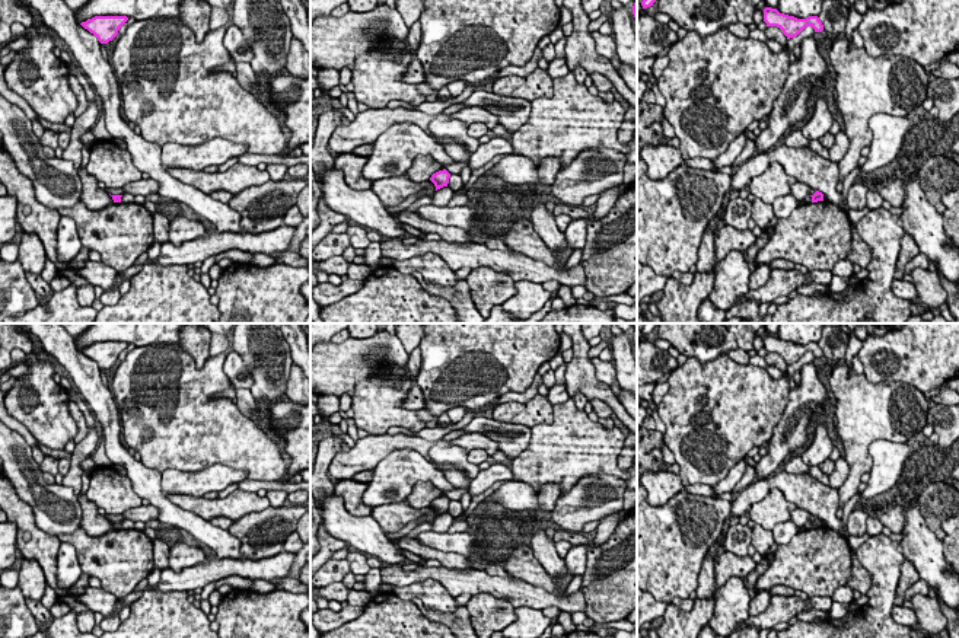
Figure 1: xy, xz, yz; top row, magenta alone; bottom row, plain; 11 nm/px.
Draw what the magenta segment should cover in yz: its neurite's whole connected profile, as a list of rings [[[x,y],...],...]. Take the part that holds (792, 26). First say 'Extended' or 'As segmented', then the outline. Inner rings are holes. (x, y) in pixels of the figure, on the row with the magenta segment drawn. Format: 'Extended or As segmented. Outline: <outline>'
As segmented. Outline: [[[771,7],[764,9],[764,22],[767,26],[780,28],[787,39],[797,36],[806,26],[812,26],[815,32],[823,31],[823,25],[818,16],[797,19],[794,16],[780,13],[777,9]]]

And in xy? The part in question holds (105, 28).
As segmented. Outline: [[[95,16],[80,25],[93,34],[101,44],[108,44],[118,35],[120,28],[127,20],[127,16]]]

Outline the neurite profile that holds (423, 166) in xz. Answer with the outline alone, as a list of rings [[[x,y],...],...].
[[[418,154],[412,159],[411,168],[407,170],[412,182],[421,184],[431,178],[433,173],[442,170],[445,166],[437,163],[428,154]]]

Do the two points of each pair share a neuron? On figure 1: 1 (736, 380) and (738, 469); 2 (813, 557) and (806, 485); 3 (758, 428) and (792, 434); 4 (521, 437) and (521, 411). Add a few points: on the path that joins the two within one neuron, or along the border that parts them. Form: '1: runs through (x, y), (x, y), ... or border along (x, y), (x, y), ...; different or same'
1: border along (742, 458), (713, 485); different
2: border along (827, 525), (837, 532); different
3: border along (787, 401), (783, 417), (767, 442); different
4: border along (493, 418), (502, 423), (521, 423), (529, 428); different

